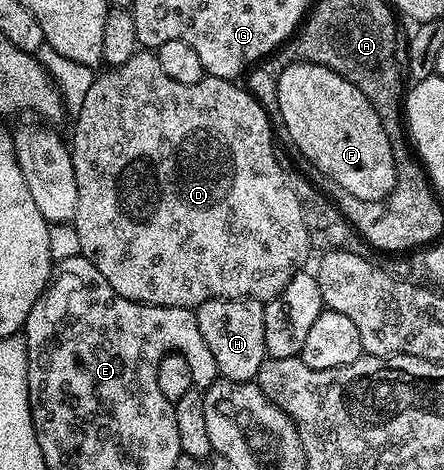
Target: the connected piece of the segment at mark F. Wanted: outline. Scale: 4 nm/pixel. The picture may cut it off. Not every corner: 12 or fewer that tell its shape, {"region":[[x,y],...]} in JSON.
{"region":[[331,68],[279,76],[288,141],[360,202],[397,183],[371,100]]}

